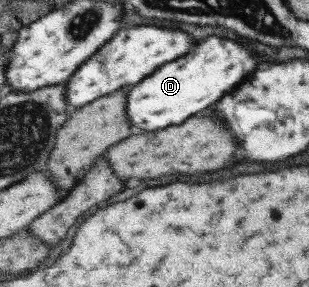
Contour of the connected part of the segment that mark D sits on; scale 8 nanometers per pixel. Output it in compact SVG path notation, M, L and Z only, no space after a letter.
M209 36L207 40L195 44L185 56L173 62L165 62L165 66L159 66L153 74L131 86L126 104L127 120L143 132L181 124L187 116L207 108L227 92L231 92L245 76L255 70L255 66L257 58L247 44Z

